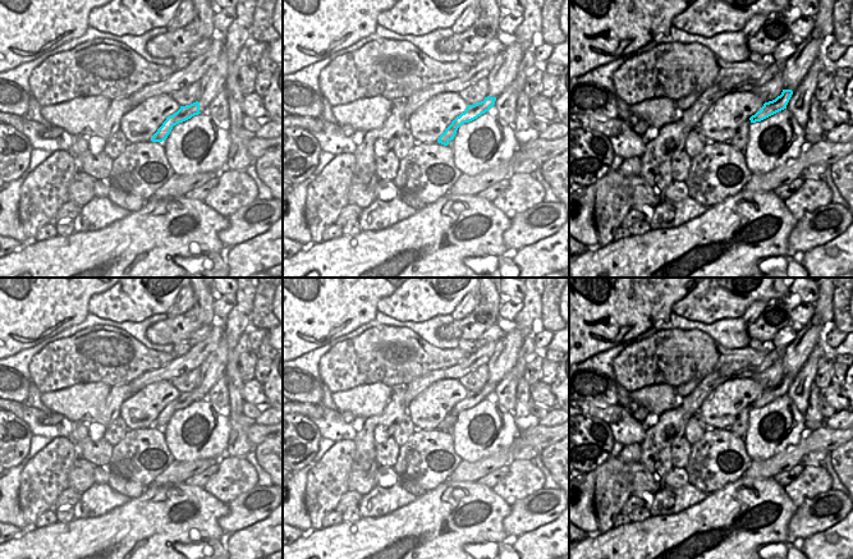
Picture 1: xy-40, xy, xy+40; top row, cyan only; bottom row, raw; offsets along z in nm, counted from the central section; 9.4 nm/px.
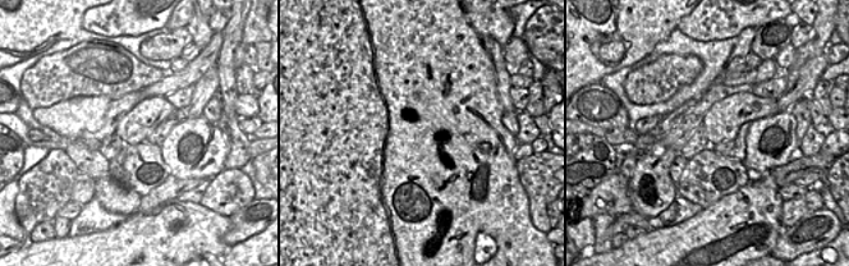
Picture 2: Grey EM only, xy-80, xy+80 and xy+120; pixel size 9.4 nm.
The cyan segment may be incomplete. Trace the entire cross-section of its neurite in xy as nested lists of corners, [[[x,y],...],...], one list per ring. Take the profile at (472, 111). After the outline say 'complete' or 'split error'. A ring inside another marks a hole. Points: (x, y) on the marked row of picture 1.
[[[487,96],[481,102],[468,105],[466,111],[457,116],[445,129],[445,132],[439,137],[437,142],[444,146],[448,146],[449,142],[454,139],[457,130],[462,124],[469,123],[489,111],[495,105],[495,101],[496,97]]]; complete

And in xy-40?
[[[196,101],[191,105],[180,106],[180,109],[173,115],[168,116],[157,132],[152,136],[152,142],[162,142],[168,138],[174,125],[191,119],[200,113],[200,102]]]; complete

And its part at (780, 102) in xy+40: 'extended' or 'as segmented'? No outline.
as segmented

